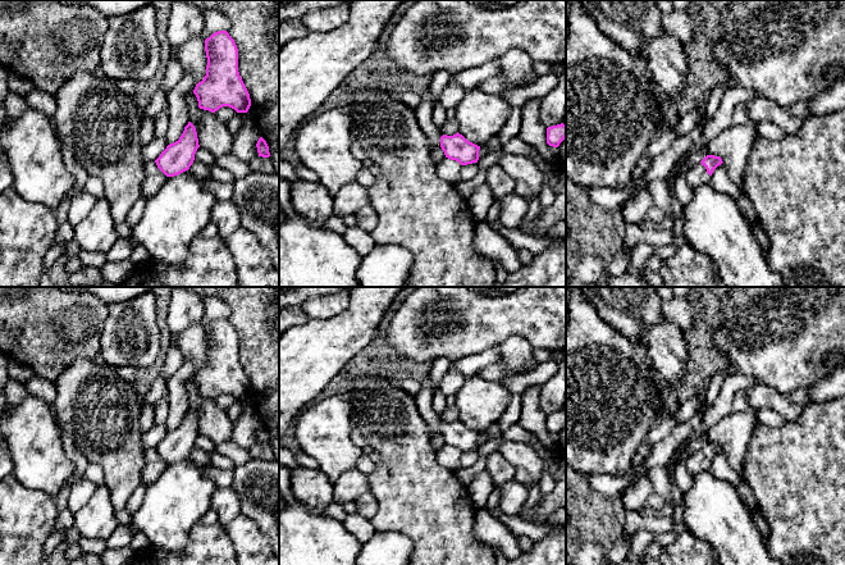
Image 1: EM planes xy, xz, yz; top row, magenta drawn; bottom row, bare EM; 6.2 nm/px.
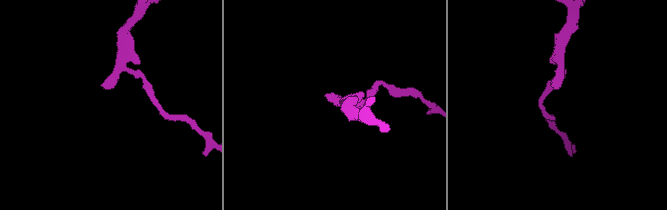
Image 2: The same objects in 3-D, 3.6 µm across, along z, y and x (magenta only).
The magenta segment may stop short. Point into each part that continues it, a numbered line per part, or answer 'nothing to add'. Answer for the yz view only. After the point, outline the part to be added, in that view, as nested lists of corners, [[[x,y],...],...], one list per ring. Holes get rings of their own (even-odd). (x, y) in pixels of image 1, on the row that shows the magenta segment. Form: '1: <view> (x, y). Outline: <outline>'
1: yz (697, 176). Outline: [[[699,163],[686,172],[685,179],[691,188],[695,188],[711,183],[712,176],[709,176],[705,167]]]

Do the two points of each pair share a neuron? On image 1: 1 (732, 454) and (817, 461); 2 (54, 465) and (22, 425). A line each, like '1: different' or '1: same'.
1: different
2: same

